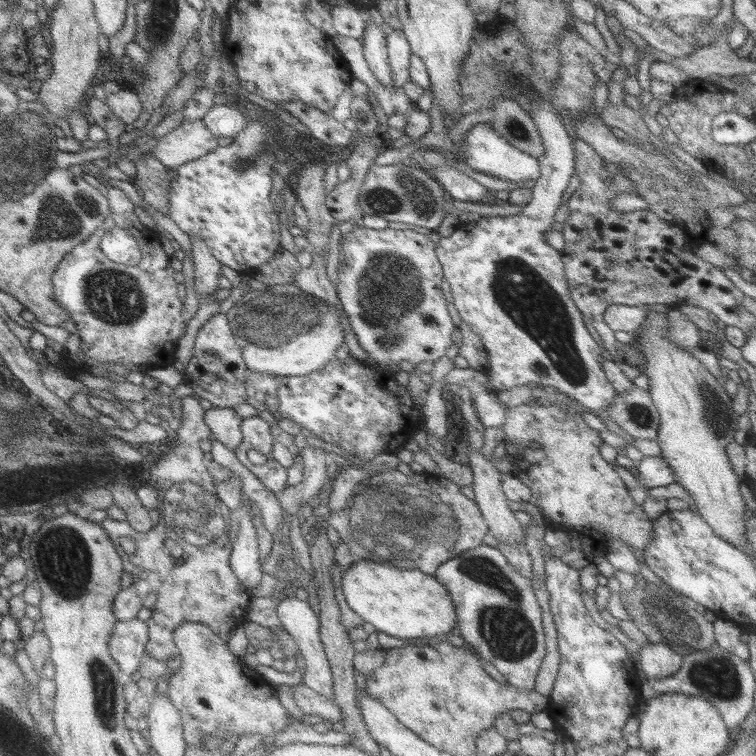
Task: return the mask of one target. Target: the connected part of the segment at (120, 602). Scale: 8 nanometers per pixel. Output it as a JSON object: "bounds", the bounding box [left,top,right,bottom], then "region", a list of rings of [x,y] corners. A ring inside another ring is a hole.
{"bounds":[112,576,150,620],"region":[[[143,576],[136,577],[131,585],[121,589],[113,597],[112,613],[115,620],[131,620],[136,618],[137,611],[142,607],[141,600],[150,592]]]}

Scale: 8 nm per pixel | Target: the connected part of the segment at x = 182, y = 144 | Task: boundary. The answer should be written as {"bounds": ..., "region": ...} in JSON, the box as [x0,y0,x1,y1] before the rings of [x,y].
{"bounds":[151,119,217,168],"region":[[[201,119],[185,120],[160,137],[151,153],[166,168],[195,160],[217,147],[216,138],[204,127]]]}

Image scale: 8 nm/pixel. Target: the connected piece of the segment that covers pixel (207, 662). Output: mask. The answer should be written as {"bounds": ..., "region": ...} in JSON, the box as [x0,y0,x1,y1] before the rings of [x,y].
{"bounds":[166,622,291,748],"region":[[[186,622],[175,628],[172,641],[178,652],[180,665],[168,677],[166,697],[178,712],[185,745],[199,748],[205,737],[215,739],[221,744],[229,736],[239,737],[247,734],[257,734],[269,740],[281,733],[281,730],[291,722],[291,717],[277,700],[275,688],[261,680],[255,670],[247,668],[243,660],[234,656],[227,648],[227,644],[212,630],[199,623]]]}

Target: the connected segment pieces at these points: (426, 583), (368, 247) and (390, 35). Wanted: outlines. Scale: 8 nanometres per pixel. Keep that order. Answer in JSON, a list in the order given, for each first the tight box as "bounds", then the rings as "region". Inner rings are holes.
[{"bounds":[341,560,456,638],"region":[[[359,560],[341,572],[341,592],[347,606],[371,624],[375,632],[393,638],[437,637],[452,633],[456,626],[454,604],[446,588],[435,577],[417,569],[399,569],[378,561]]]},{"bounds":[335,226,453,371],"region":[[[354,226],[341,238],[338,250],[344,260],[338,264],[335,294],[357,344],[367,352],[371,364],[379,370],[389,371],[389,362],[409,367],[425,360],[433,362],[443,356],[451,346],[453,324],[440,288],[443,280],[435,246],[427,235],[410,229],[394,230],[387,226],[381,230]]]},{"bounds":[386,29,410,88],"region":[[[389,29],[386,38],[386,60],[394,80],[395,88],[399,88],[404,82],[410,80],[409,45],[400,29]]]}]

